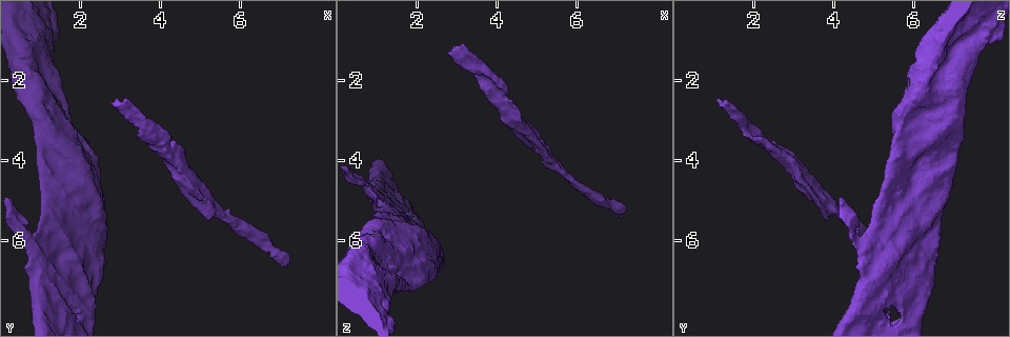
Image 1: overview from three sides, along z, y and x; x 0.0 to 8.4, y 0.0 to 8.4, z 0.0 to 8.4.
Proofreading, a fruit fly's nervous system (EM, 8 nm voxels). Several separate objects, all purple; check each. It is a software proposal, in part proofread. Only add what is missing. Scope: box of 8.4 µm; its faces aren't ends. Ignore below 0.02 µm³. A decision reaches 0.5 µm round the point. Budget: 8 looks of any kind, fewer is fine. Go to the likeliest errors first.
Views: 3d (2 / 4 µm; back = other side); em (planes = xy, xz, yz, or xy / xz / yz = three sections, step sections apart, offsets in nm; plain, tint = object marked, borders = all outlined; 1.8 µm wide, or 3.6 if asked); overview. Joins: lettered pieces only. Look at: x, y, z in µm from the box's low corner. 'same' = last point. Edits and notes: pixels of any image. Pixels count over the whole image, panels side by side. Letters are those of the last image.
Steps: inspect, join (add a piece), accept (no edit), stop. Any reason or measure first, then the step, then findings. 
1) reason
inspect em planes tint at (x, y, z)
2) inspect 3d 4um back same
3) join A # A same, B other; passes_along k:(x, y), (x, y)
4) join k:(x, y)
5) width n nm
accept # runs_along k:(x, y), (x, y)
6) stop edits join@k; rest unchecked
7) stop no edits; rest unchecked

inspect em planes borders at (7.15, 6.60, 5.40)

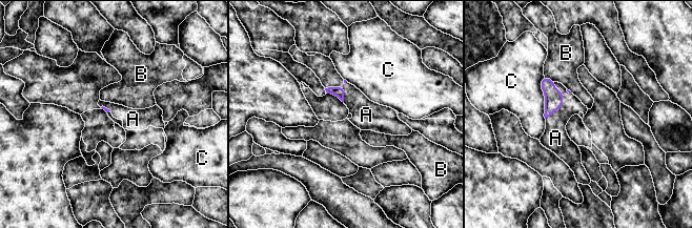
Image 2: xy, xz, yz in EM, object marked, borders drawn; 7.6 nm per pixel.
join A # A same, B other, C other; passes_along 2:(553, 99), (563, 102), (555, 133); the neuron continues

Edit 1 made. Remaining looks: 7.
an open end
inspect 3d 2um back at (3.15, 2.55, 1.05)

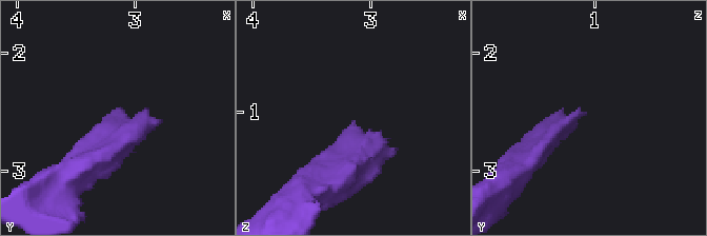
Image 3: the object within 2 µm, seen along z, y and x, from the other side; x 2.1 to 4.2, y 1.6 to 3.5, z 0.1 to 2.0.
inspect em 3.6um xz step 16 borders at (3.14, 2.52, 1.08)

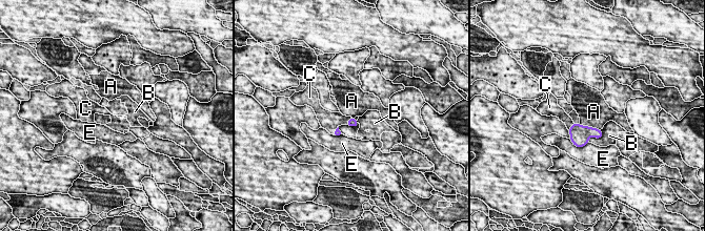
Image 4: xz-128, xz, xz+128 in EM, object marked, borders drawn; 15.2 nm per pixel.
another direction
inspect em 3.6um planes borders same

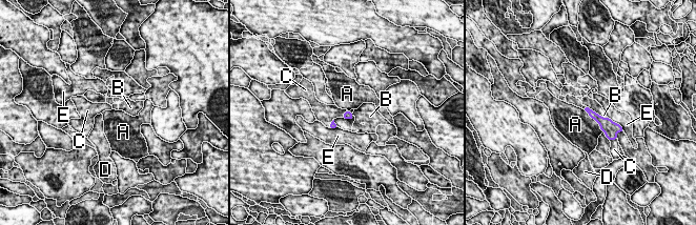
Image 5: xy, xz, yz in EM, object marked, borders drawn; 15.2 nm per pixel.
join C # A other, B other, C same, D other, E other; it goes on there

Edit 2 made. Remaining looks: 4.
inspect overview

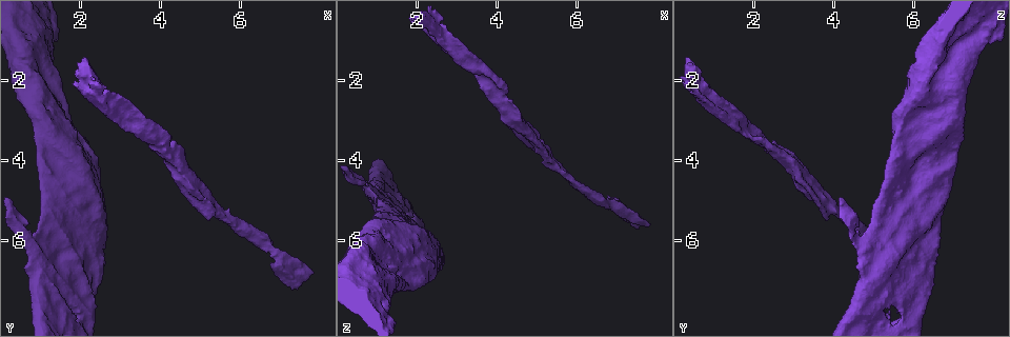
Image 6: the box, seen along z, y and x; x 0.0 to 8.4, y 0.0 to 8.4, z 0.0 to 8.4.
an open end
inspect em planes borders at (3.70, 3.60, 2.35)

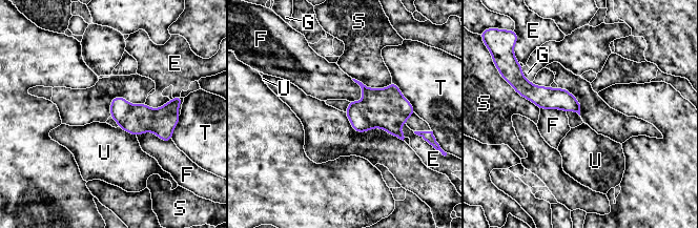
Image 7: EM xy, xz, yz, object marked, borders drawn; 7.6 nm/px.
width 150 nm
accept # E other, F other, G other, S other, T other, U other; runs_along 7:(521, 91), (561, 99), (577, 109); none of them fits

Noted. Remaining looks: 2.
stop edits join@2, join@5; rest unchecked

